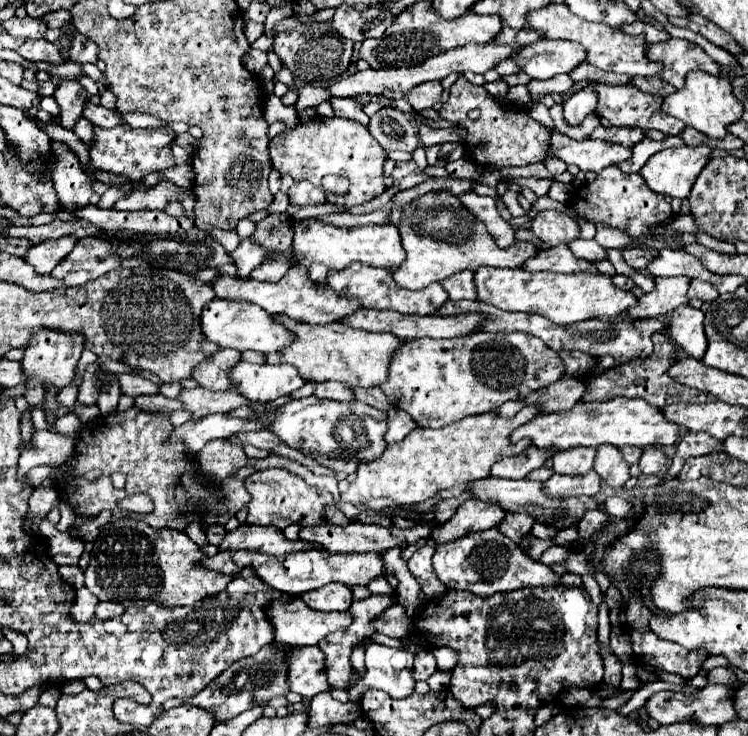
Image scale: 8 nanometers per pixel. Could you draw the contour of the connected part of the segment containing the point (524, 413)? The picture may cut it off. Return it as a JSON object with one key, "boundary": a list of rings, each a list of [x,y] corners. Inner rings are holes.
{"boundary":[[[525,405],[515,417],[507,419],[497,413],[473,415],[469,419],[461,419],[449,427],[441,429],[423,429],[417,427],[409,433],[401,443],[387,445],[383,455],[375,461],[361,461],[357,479],[351,483],[349,491],[341,495],[341,501],[363,505],[369,499],[389,497],[399,503],[423,503],[433,497],[441,489],[449,489],[467,481],[477,481],[489,477],[493,463],[521,453],[529,441],[511,443],[511,433],[523,423],[531,421],[541,413],[537,405]]]}

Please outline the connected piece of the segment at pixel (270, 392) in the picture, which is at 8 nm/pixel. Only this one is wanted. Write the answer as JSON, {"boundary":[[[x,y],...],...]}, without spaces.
{"boundary":[[[247,361],[233,367],[231,379],[239,393],[257,403],[273,401],[305,385],[305,379],[293,365],[251,365]]]}

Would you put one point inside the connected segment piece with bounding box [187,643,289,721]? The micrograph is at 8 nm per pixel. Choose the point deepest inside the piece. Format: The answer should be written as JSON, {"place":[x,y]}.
{"place":[256,679]}

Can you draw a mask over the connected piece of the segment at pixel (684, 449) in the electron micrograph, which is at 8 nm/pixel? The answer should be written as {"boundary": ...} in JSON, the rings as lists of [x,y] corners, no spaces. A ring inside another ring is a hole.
{"boundary":[[[691,431],[685,433],[681,437],[681,441],[677,443],[677,453],[673,457],[671,467],[665,471],[663,481],[677,477],[685,459],[695,457],[695,455],[709,455],[713,451],[723,451],[723,441],[717,441],[717,439],[713,439],[711,435],[705,435],[705,433],[691,433]]]}

